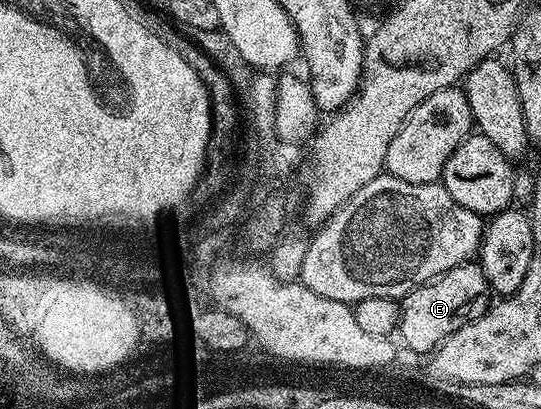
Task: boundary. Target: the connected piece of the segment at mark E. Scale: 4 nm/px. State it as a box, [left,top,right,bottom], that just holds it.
[400,260,492,355]

